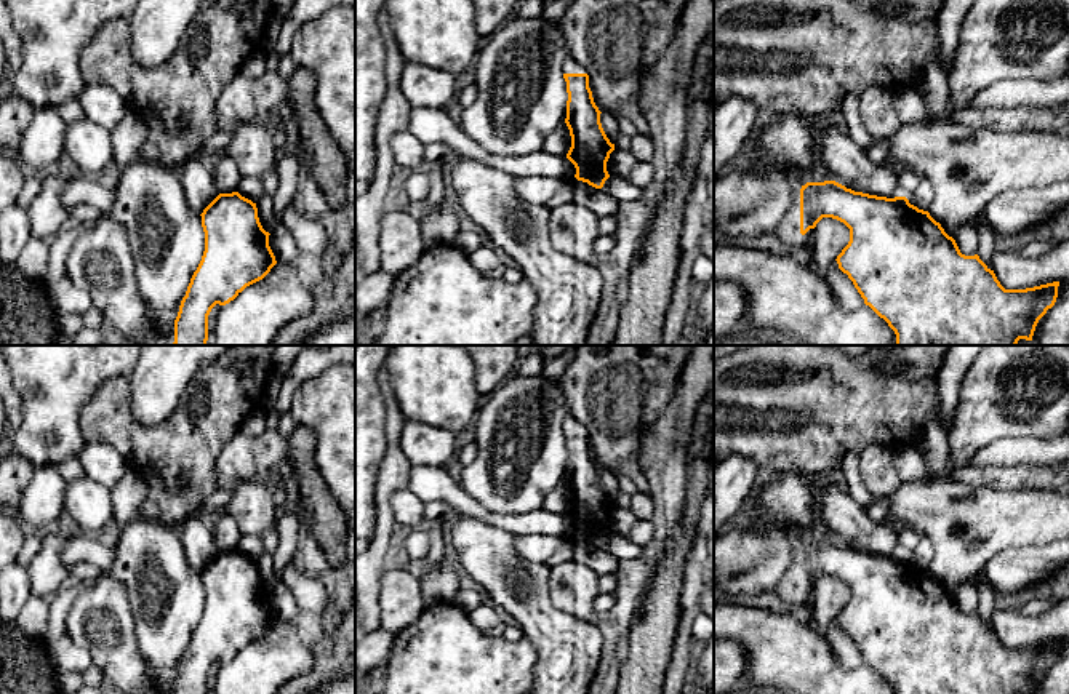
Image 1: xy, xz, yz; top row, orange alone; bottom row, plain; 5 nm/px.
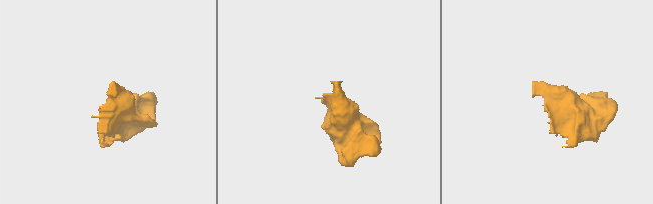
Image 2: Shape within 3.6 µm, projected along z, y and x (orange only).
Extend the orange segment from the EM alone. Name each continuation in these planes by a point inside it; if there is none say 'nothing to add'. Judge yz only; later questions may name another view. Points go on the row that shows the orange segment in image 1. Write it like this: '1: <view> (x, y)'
1: yz (788, 231)

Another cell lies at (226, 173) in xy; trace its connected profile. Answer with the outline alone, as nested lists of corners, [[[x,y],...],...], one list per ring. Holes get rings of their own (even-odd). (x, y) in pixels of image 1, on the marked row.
[[[226,150],[219,152],[213,158],[213,179],[219,193],[232,193],[237,192],[238,182],[242,179],[238,165],[234,157]]]

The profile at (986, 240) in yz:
[[[981,211],[973,217],[971,224],[976,227],[978,233],[978,251],[979,259],[987,265],[987,269],[994,270],[992,256],[995,253],[995,235],[989,227],[984,225]]]

